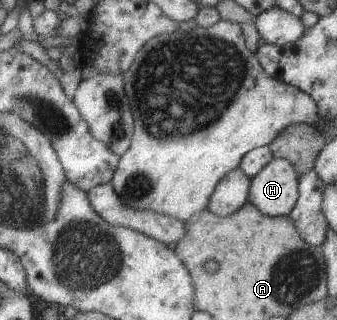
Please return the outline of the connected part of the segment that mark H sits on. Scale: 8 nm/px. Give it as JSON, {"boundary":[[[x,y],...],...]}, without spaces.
{"boundary":[[[275,159],[255,178],[249,201],[269,216],[289,216],[300,198],[300,177],[287,159]]]}

